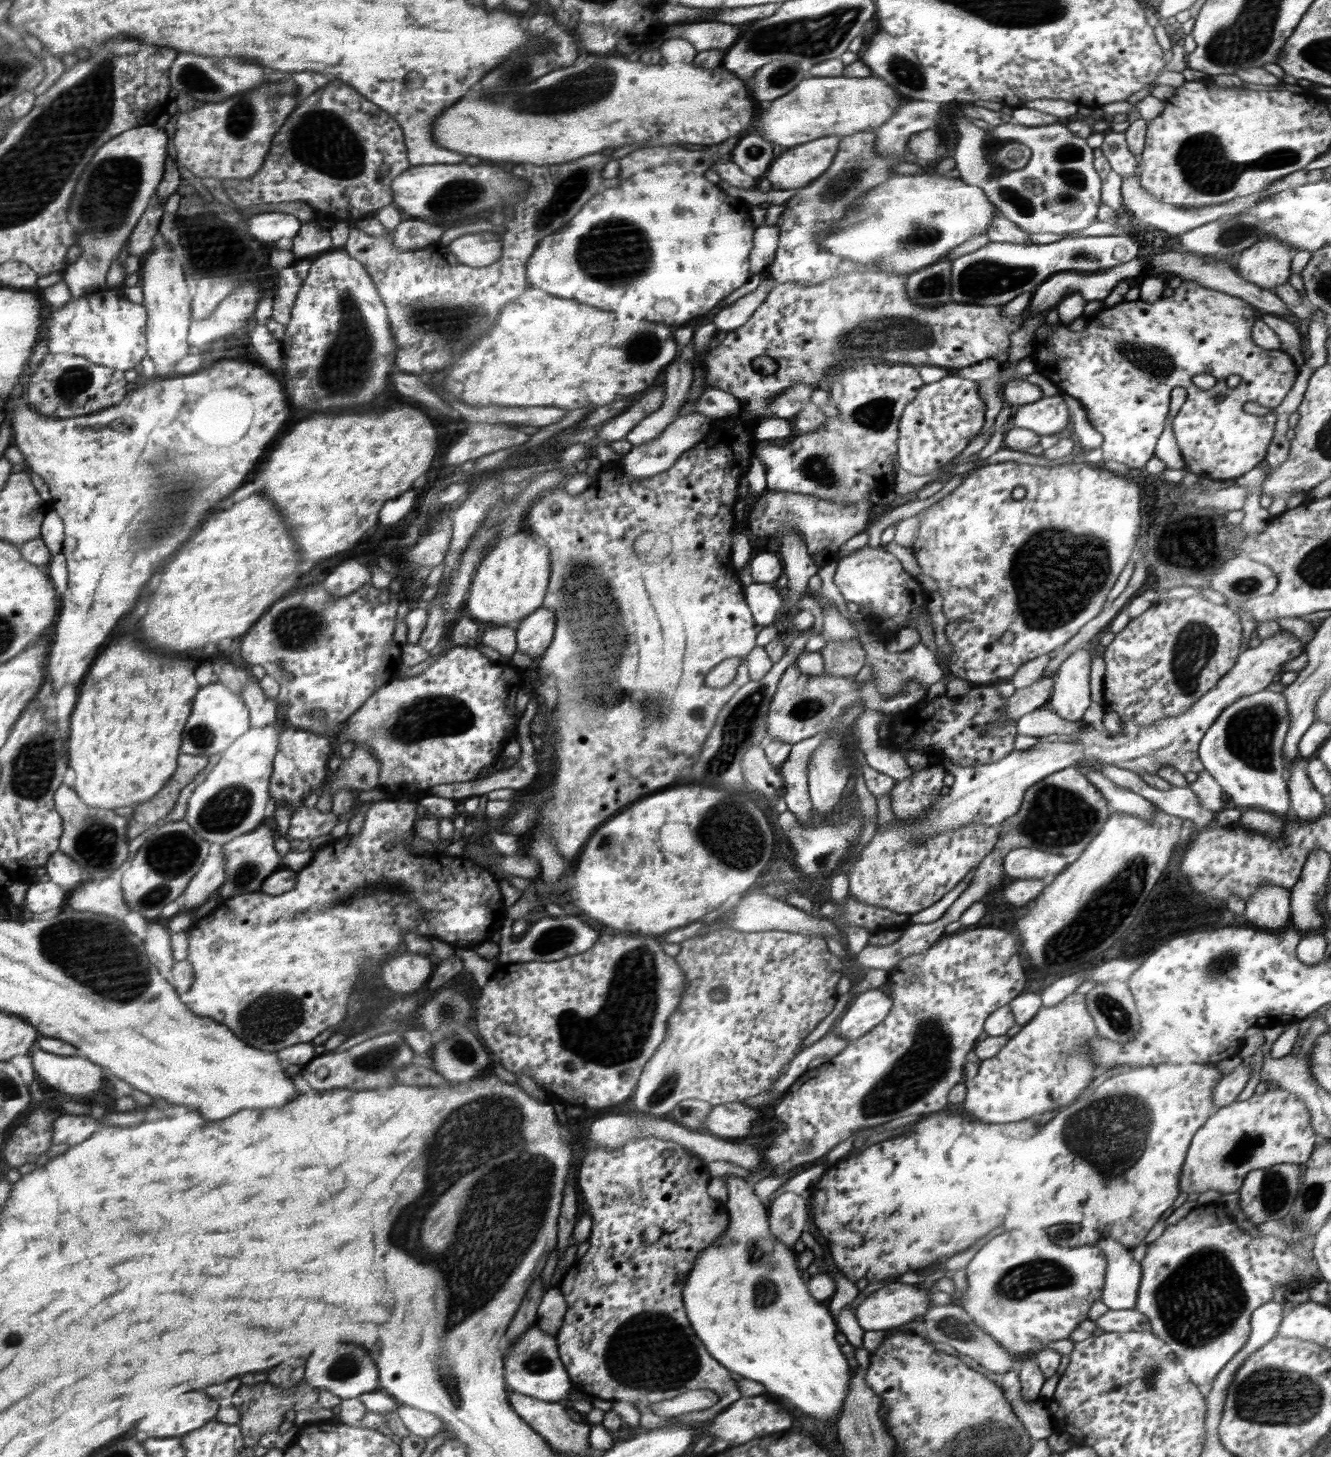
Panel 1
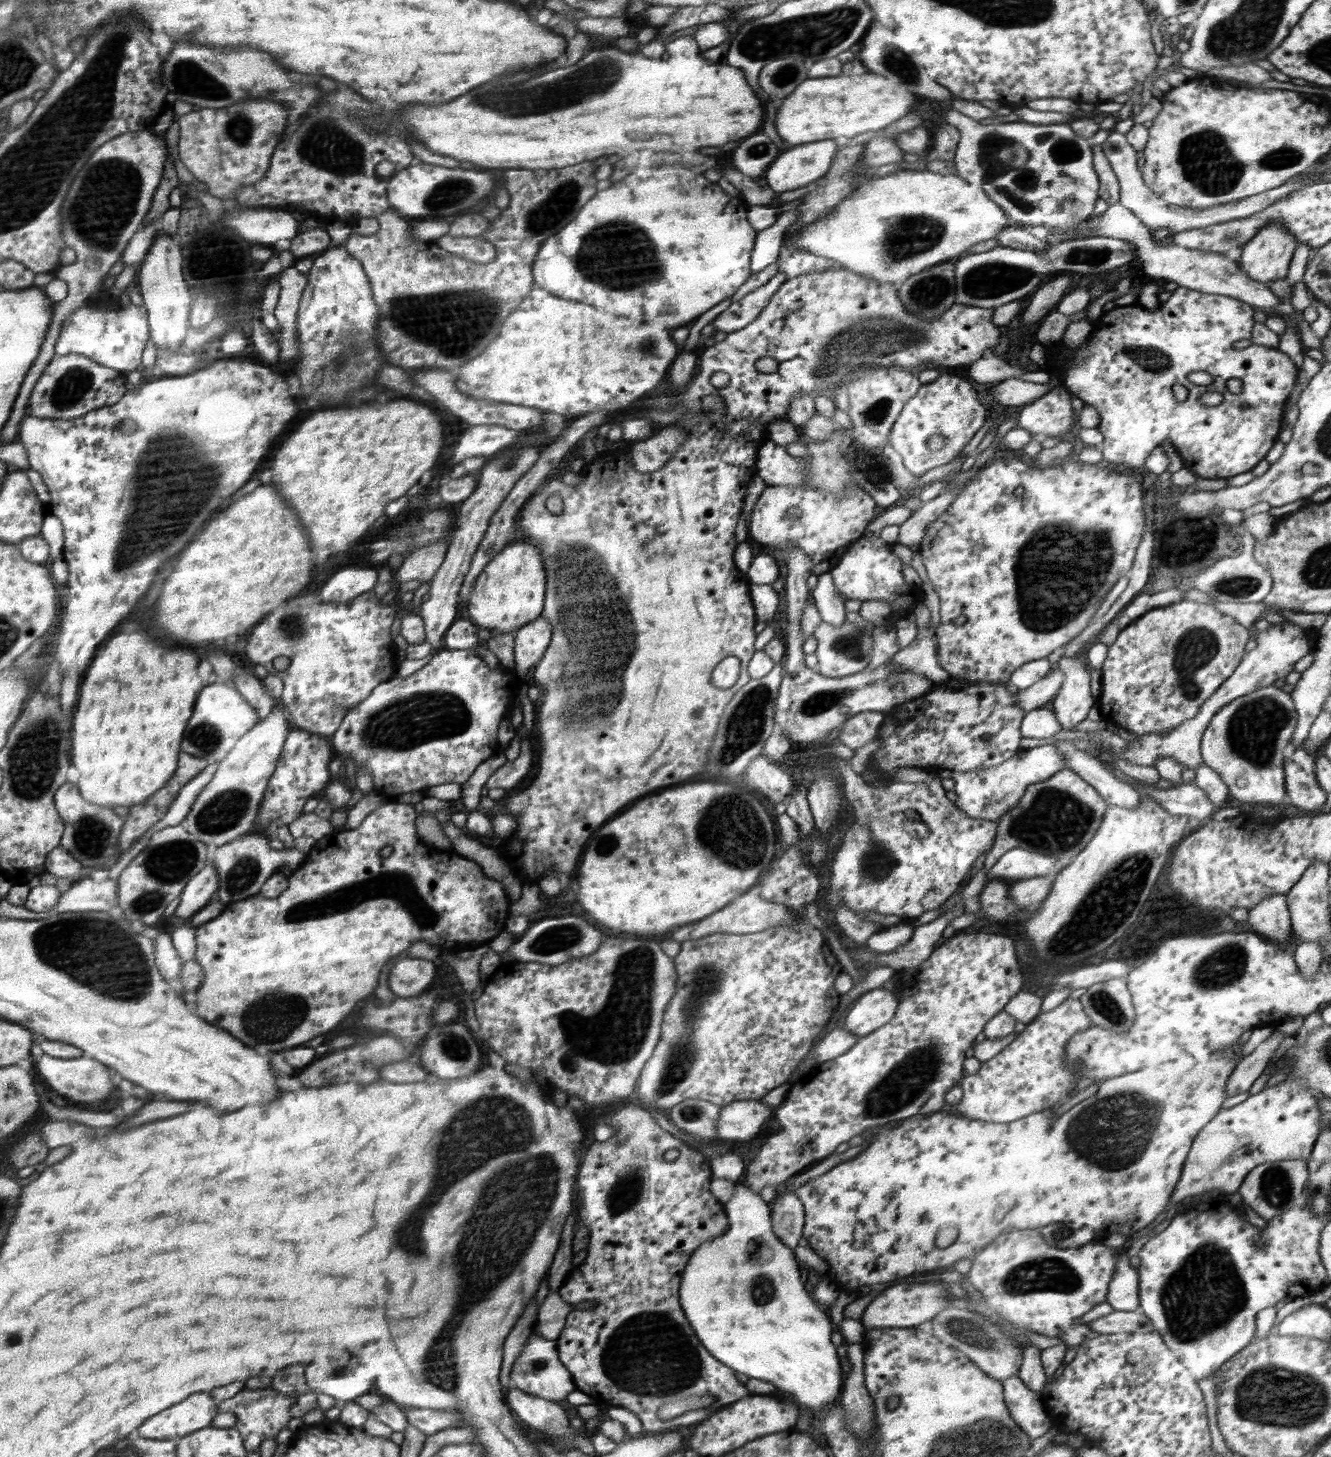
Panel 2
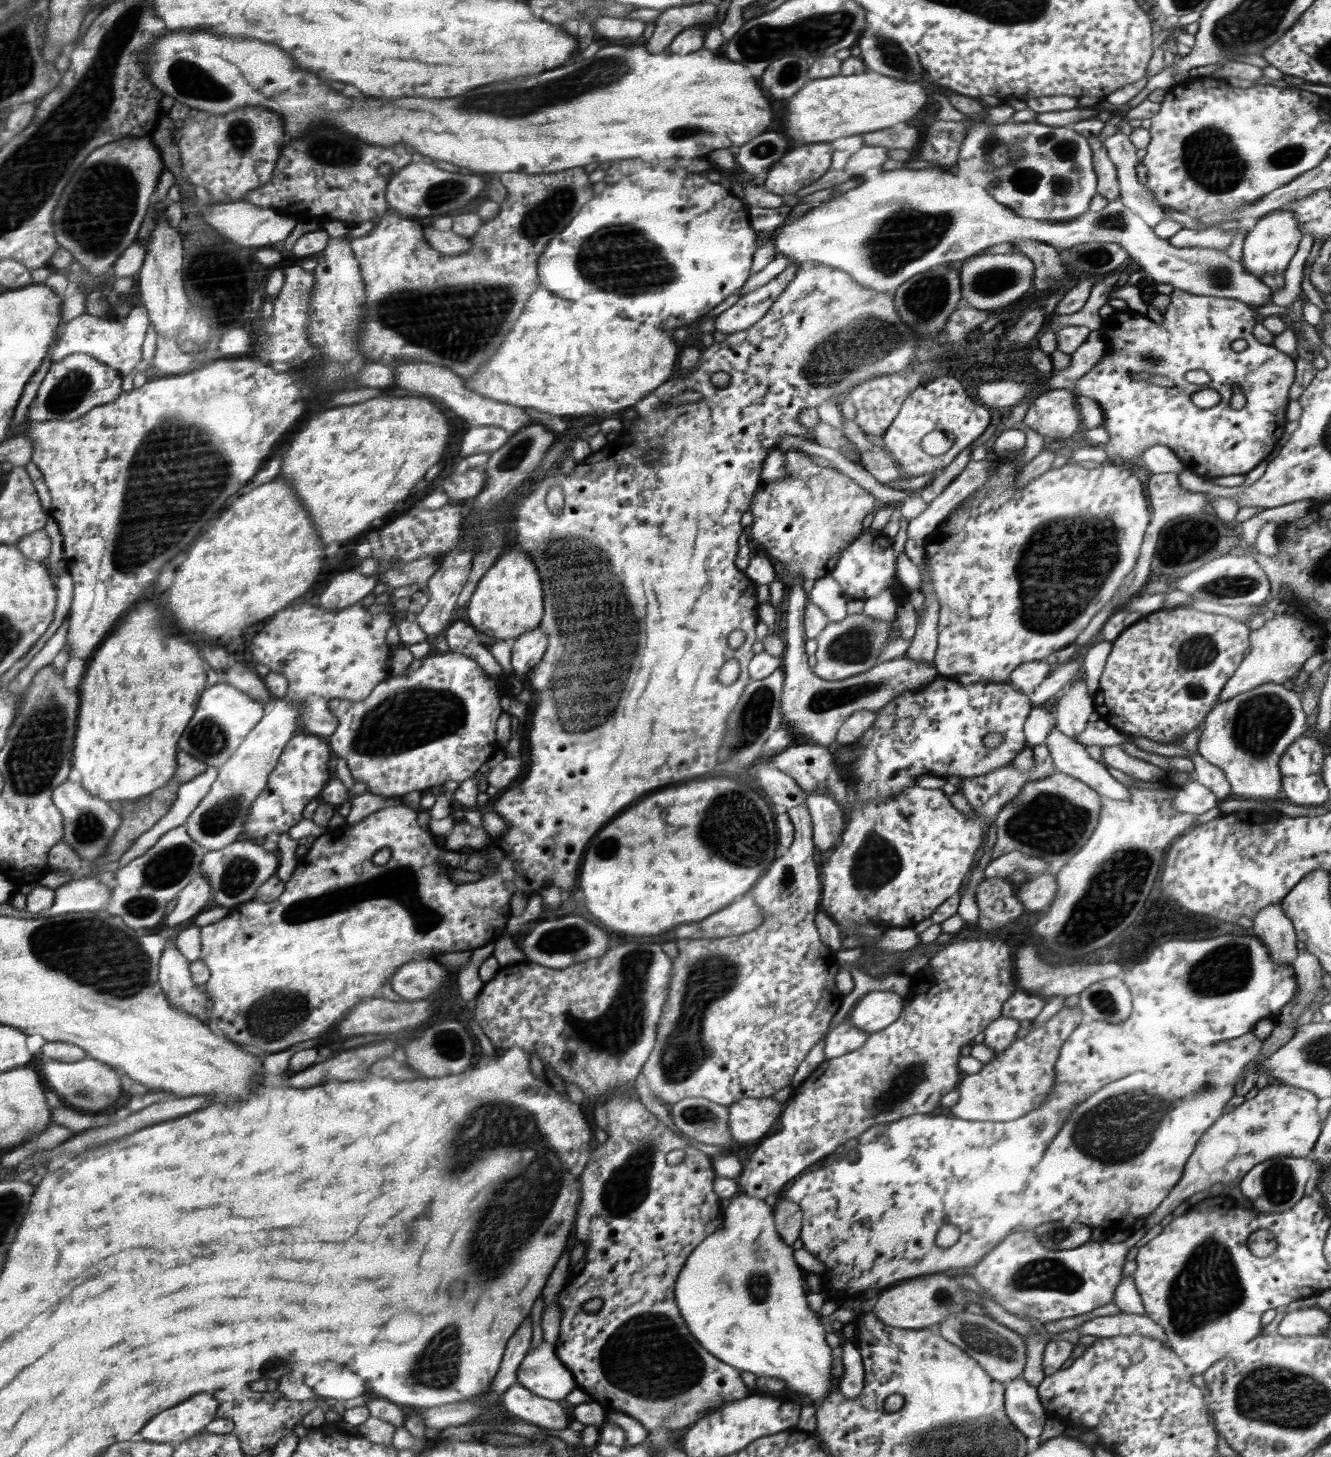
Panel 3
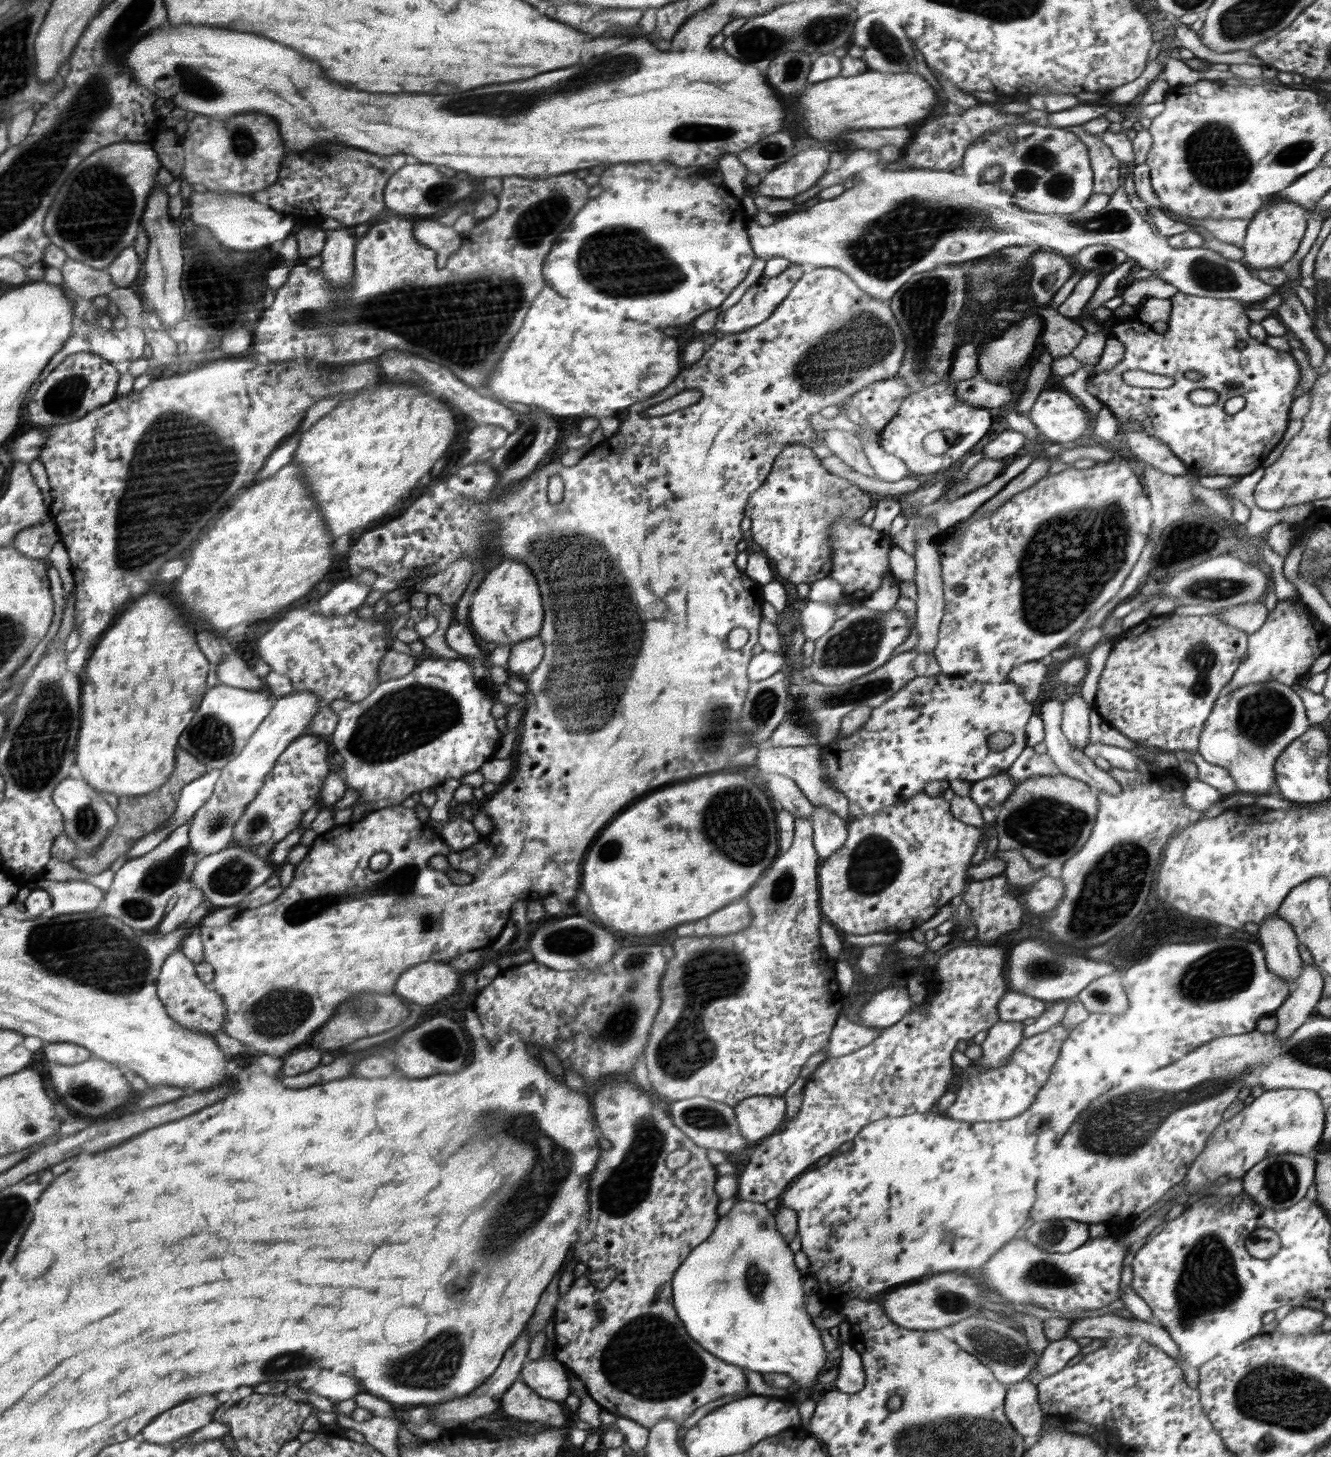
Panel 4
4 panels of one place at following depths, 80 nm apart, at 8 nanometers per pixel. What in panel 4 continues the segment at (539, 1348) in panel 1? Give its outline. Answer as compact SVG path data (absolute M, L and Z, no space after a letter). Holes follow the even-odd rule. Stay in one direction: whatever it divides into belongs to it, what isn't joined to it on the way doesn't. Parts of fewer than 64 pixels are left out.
M544 1349L542 1357L525 1363L520 1380L544 1398L564 1400L570 1394L570 1384L562 1365L553 1357L553 1353L548 1355Z

